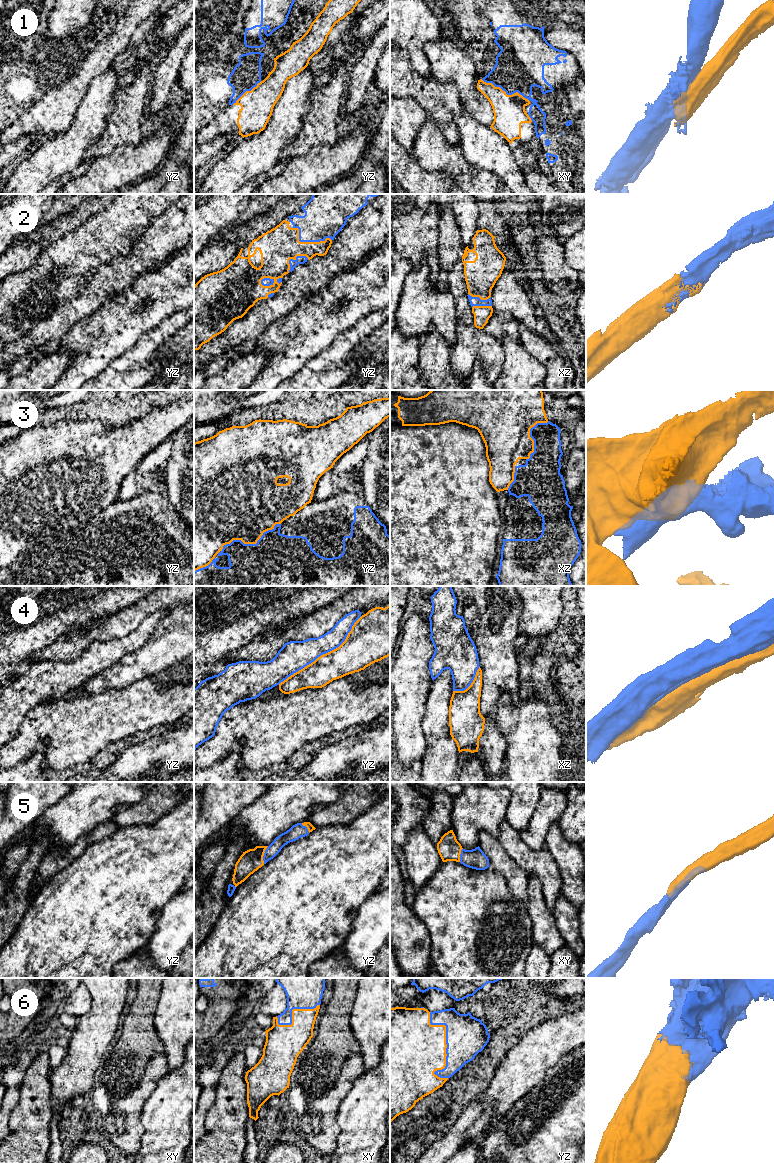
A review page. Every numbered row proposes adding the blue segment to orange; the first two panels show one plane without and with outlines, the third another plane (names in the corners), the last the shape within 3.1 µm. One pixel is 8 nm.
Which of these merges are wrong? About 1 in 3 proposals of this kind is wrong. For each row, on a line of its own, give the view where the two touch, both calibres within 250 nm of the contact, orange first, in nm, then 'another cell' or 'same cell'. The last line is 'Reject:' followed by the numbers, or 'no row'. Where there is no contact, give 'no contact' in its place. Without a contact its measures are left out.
1: contact in xy; calibres 260 and 380 nm; another cell
2: contact in yz; calibres 280 and 320 nm; same cell
3: contact in yz; calibres 440 and 480 nm; another cell
4: contact in yz; calibres 280 and 240 nm; another cell
5: contact in yz; calibres 180 and 100 nm; same cell
6: contact in yz; calibres 480 and 320 nm; same cell
Reject: 1, 3, 4

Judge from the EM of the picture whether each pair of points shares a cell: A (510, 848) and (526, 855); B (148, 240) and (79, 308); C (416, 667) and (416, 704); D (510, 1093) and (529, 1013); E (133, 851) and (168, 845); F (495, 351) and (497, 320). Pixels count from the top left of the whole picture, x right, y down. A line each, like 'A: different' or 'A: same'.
A: same
B: same
C: same
D: different
E: same
F: different

